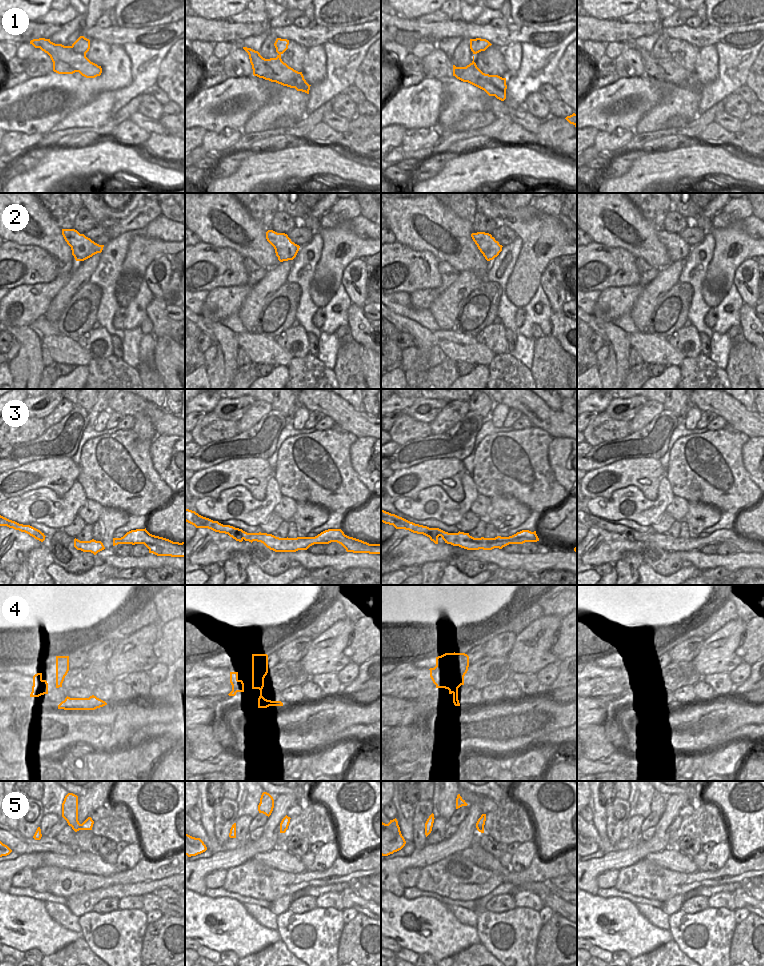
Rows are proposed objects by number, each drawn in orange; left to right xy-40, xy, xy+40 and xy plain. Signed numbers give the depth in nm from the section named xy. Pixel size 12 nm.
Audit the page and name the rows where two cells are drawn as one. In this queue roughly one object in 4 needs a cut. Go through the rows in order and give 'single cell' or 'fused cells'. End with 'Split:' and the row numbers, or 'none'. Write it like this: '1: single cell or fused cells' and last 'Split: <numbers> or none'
1: fused cells
2: fused cells
3: single cell
4: single cell
5: single cell
Split: 1, 2

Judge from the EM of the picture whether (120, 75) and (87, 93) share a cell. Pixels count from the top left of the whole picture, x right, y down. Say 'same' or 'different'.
same

